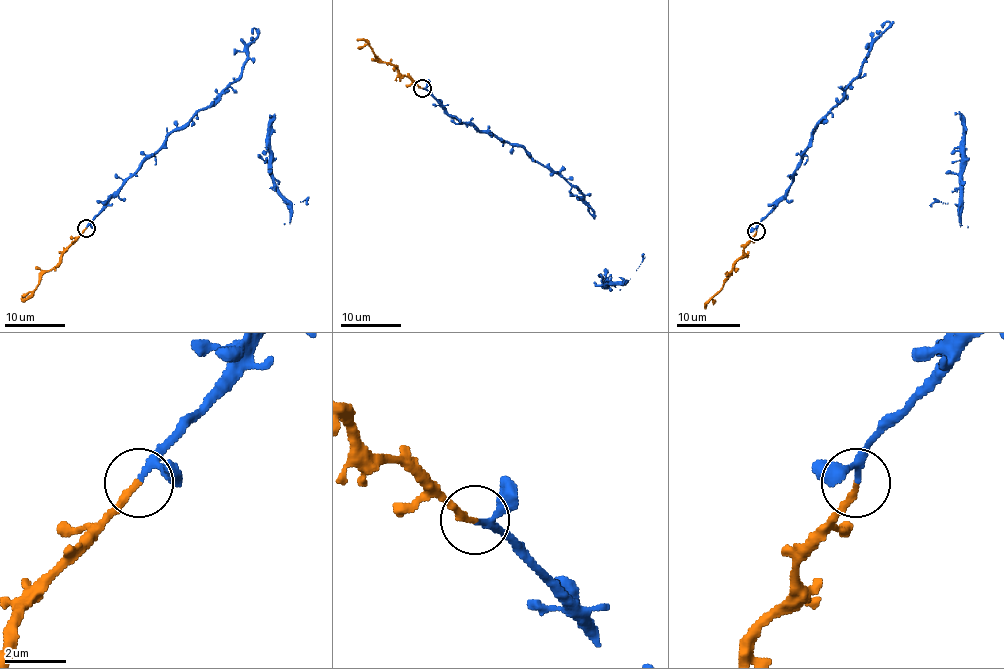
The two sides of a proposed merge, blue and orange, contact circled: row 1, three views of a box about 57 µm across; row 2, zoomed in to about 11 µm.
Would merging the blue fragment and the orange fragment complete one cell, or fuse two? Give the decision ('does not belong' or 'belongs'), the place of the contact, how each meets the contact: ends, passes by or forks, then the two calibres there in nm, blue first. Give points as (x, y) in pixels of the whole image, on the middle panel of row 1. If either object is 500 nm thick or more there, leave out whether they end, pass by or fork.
belongs; at (422, 88); blue passes by; orange ends there; 170 nm thick on the blue side, 240 nm on the other

